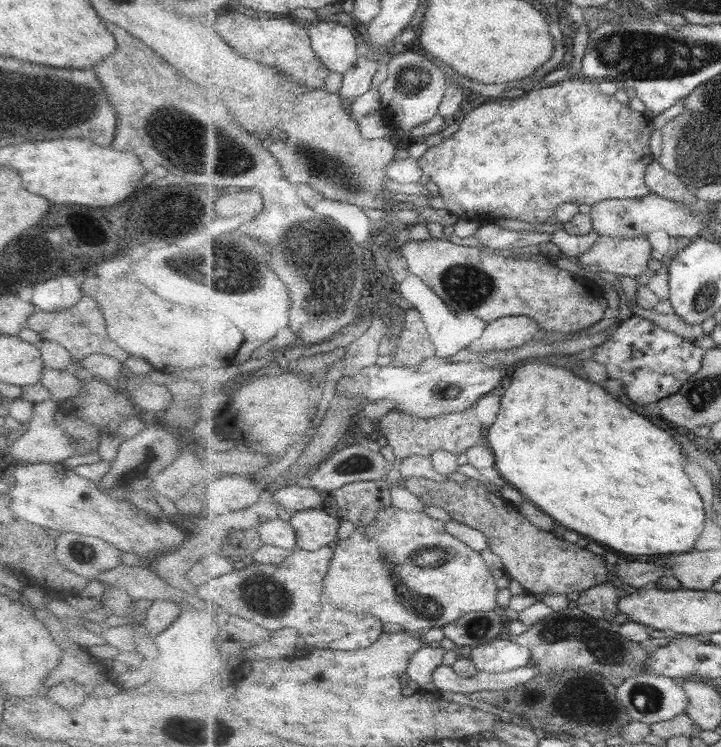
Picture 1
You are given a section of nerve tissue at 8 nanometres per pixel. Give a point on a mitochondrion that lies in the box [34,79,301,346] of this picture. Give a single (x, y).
(237, 270)

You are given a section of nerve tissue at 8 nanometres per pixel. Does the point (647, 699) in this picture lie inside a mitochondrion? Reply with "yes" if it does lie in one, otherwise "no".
yes

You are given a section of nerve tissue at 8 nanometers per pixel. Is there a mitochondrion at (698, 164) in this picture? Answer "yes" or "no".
yes

